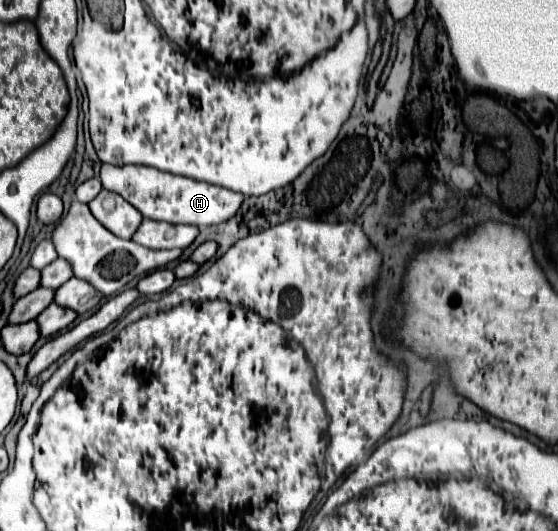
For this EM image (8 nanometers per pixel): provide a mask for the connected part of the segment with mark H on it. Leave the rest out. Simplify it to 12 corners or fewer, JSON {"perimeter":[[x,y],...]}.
{"perimeter":[[103,165],[101,183],[143,217],[219,225],[243,193],[145,165]]}

